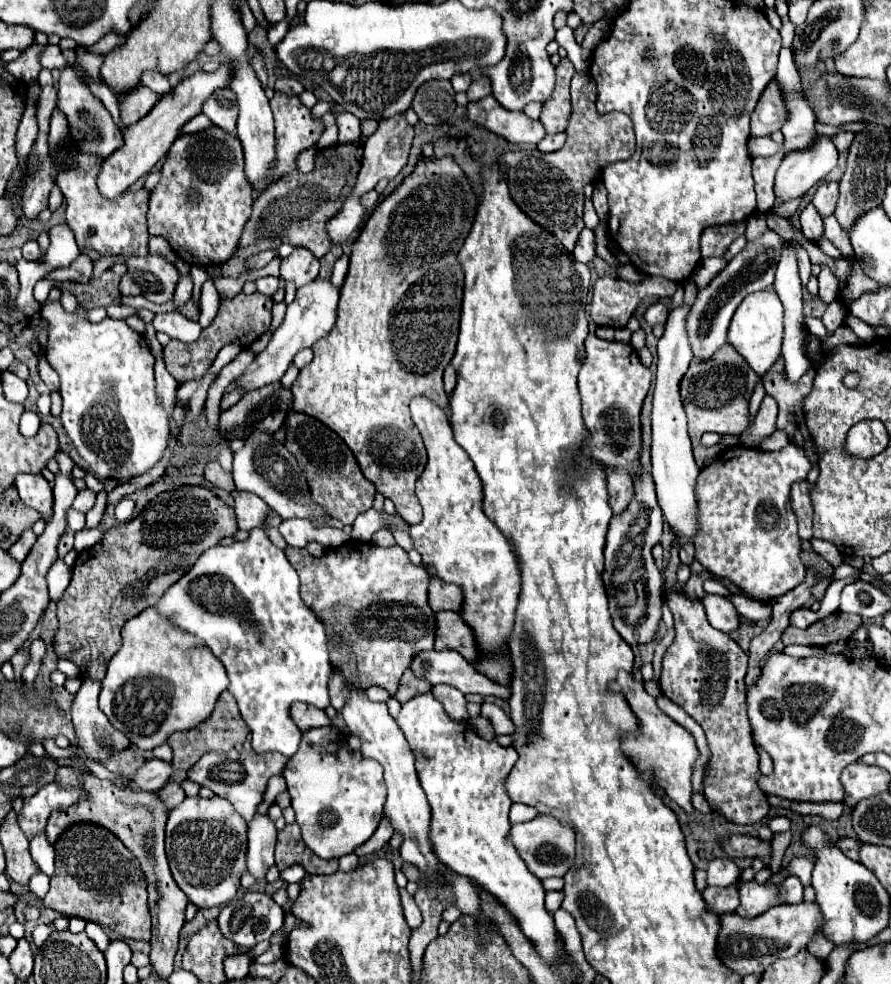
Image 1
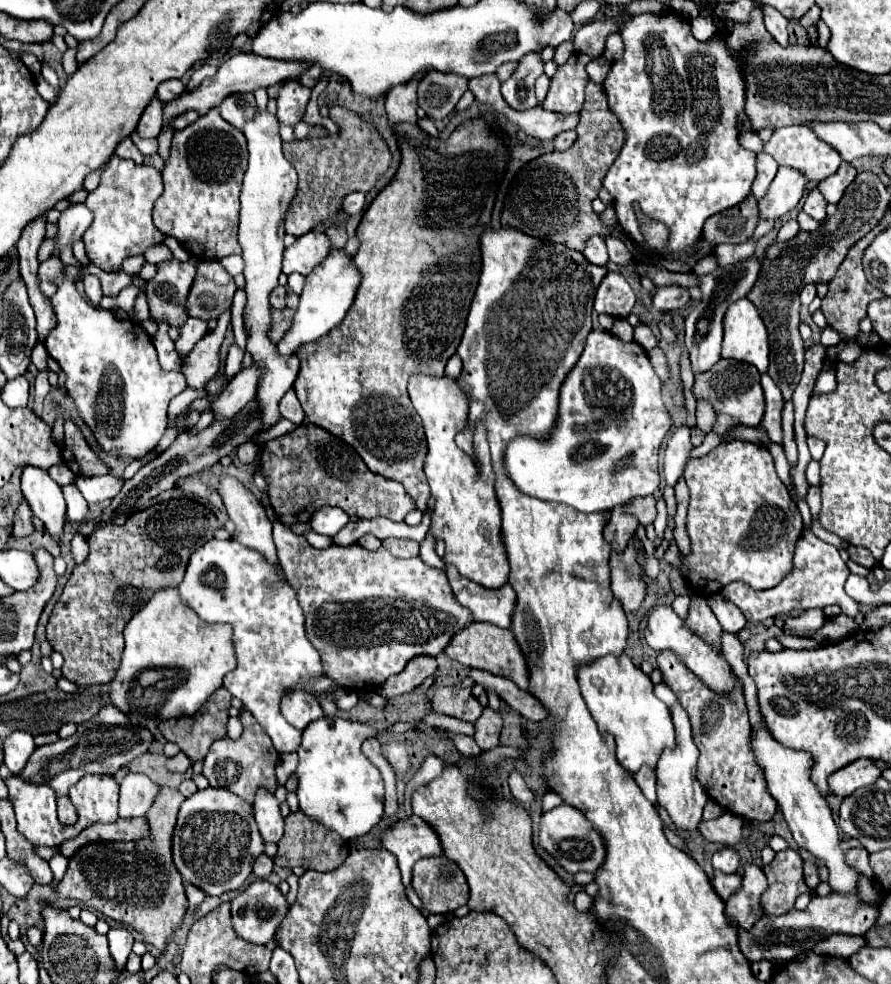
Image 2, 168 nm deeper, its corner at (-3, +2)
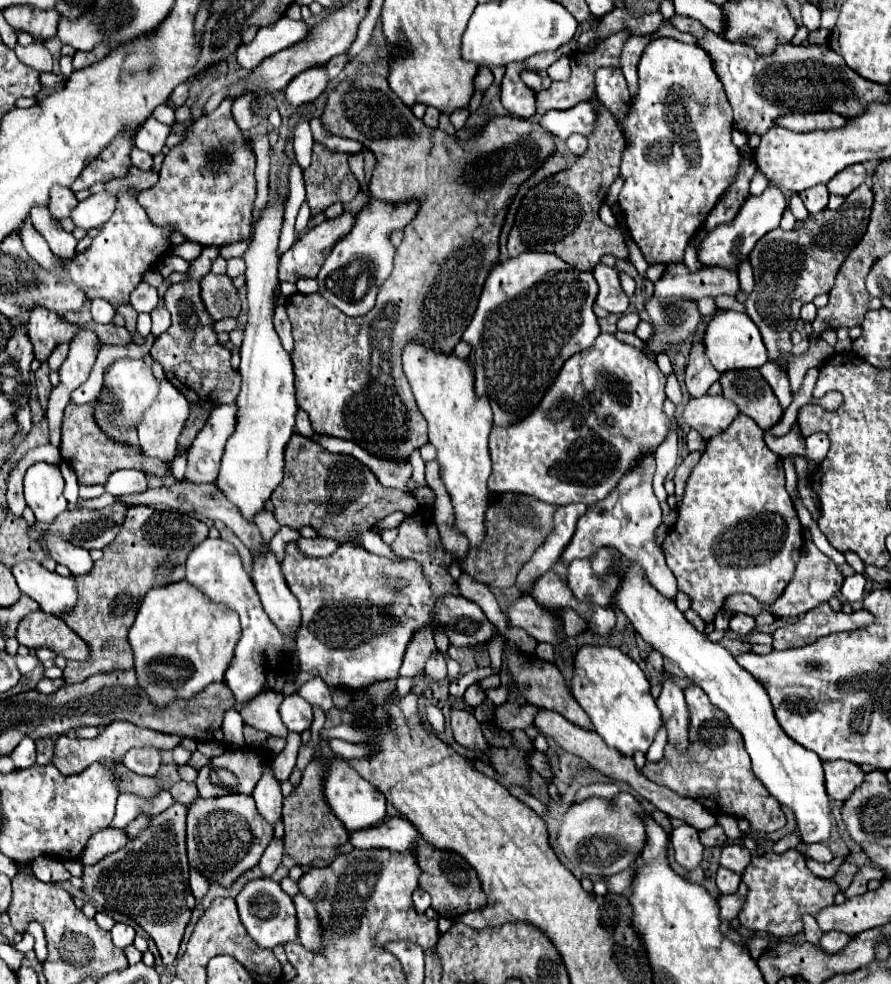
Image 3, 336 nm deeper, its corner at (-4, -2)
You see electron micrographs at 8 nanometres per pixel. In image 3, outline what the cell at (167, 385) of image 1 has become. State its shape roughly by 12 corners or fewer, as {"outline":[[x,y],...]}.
{"outline":[[156,306],[152,316],[152,334],[158,336],[170,326],[166,306]]}

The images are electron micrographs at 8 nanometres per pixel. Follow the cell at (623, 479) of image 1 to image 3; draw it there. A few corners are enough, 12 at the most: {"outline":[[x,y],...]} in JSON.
{"outline":[[590,560],[568,566],[568,588],[580,602],[610,606],[614,572],[598,578]]}

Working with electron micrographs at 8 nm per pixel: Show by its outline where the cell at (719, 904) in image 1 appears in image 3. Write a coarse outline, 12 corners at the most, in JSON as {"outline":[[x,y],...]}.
{"outline":[[718,868],[716,884],[722,894],[738,890],[740,874]]}

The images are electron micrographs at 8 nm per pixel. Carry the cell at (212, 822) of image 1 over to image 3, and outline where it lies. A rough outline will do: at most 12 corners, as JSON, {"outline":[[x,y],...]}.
{"outline":[[196,798],[188,860],[230,886],[274,828],[254,798]]}

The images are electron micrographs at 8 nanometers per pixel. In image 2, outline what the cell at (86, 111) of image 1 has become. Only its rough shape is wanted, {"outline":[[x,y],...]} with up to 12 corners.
{"outline":[[123,138],[115,148],[119,158],[131,158],[143,164],[143,154],[129,138]]}

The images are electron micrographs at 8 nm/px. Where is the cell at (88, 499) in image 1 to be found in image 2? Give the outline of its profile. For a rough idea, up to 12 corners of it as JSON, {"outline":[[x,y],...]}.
{"outline":[[77,476],[75,484],[89,504],[115,498],[121,478]]}

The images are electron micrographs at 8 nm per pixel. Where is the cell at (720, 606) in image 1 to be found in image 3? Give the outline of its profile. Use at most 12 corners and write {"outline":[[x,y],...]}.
{"outline":[[734,614],[730,630],[738,636],[754,632],[756,622],[748,614]]}

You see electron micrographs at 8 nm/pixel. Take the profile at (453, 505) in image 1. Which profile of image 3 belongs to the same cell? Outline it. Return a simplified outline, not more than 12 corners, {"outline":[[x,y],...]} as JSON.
{"outline":[[414,340],[404,374],[456,528],[484,538],[492,408],[470,358]]}

